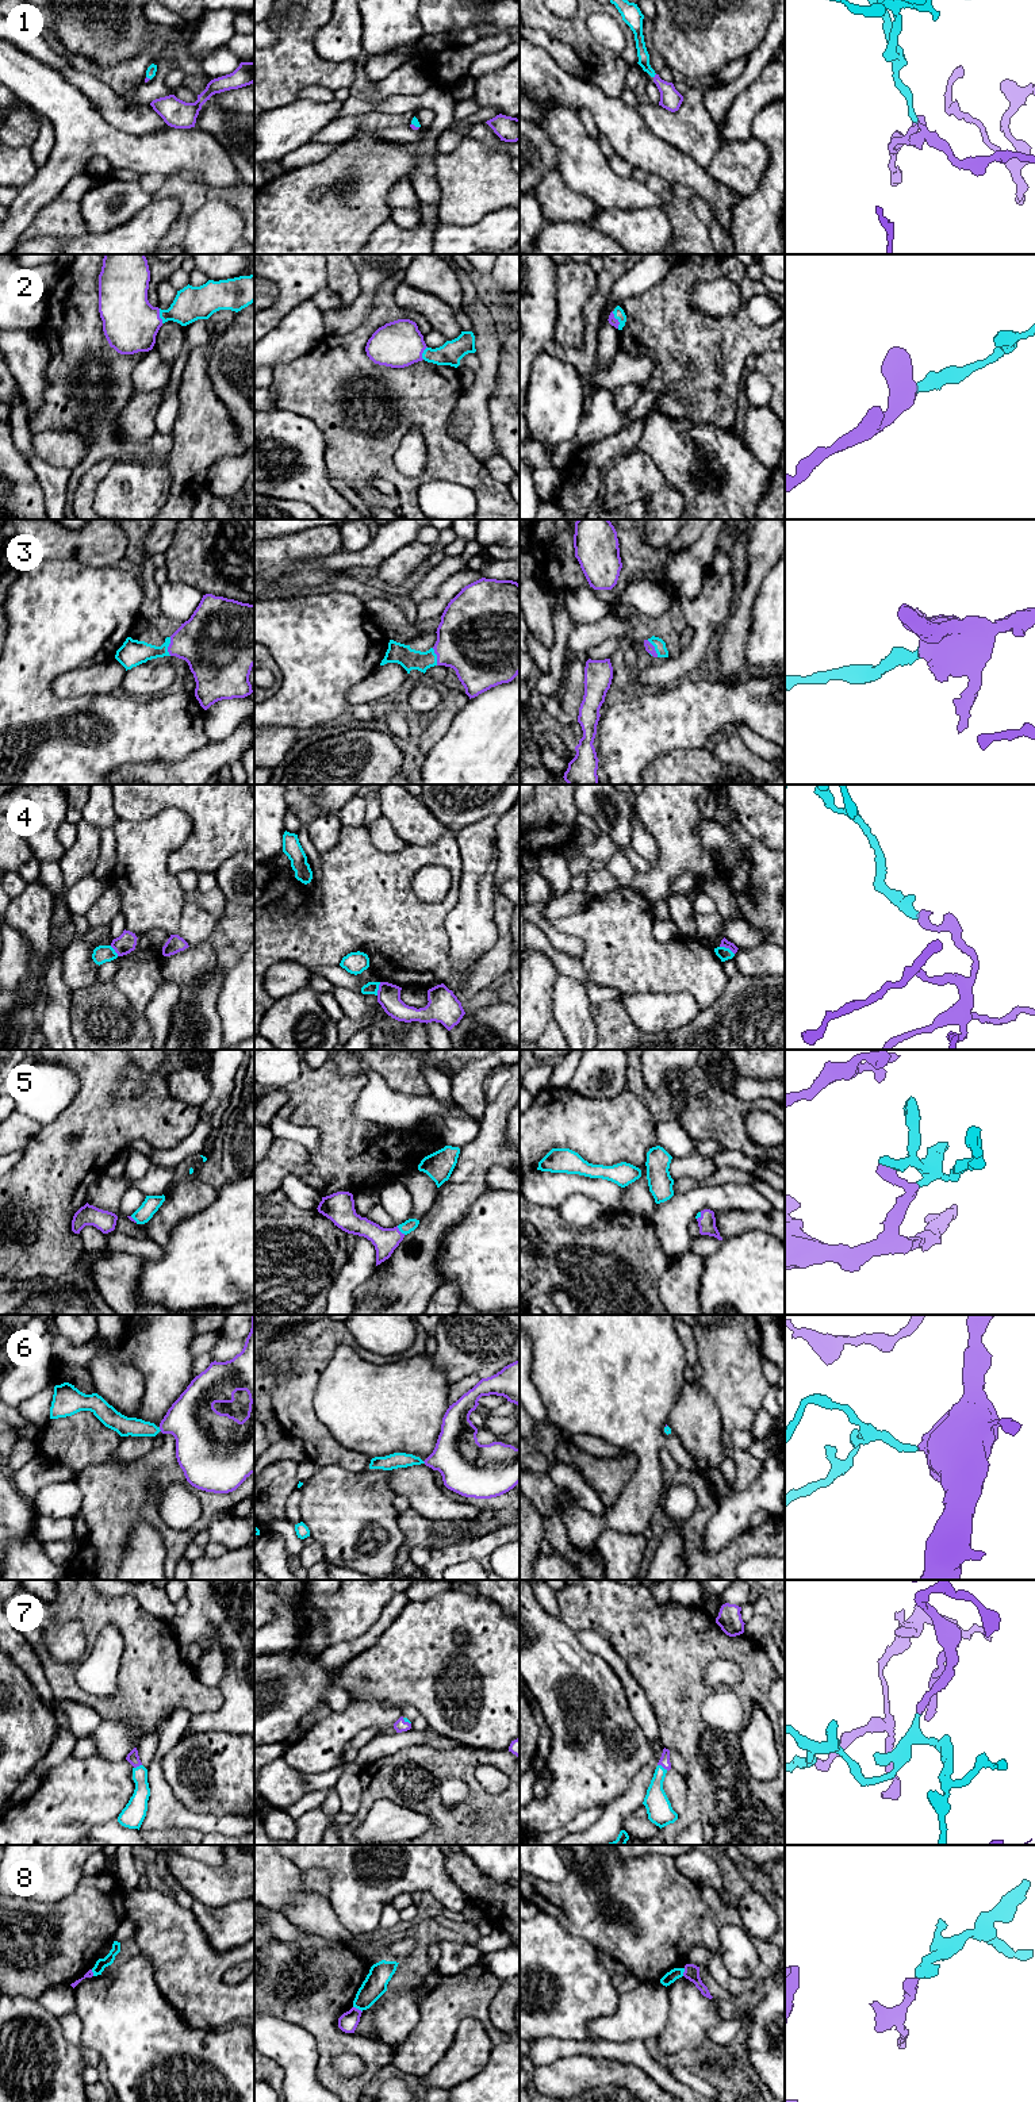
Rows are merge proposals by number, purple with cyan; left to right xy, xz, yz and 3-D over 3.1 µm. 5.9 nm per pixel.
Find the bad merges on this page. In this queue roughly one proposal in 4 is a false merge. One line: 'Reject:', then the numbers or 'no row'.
Reject: 4, 8

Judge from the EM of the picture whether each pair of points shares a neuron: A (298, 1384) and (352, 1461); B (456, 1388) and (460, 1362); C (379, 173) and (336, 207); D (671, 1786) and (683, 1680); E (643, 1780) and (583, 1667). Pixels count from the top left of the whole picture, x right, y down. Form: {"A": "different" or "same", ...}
{"A": "same", "B": "different", "C": "same", "D": "different", "E": "different"}

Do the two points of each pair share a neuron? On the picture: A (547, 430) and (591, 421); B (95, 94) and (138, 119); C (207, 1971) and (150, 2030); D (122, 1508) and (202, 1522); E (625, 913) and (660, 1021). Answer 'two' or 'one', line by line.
A: two
B: one
C: two
D: one
E: two

